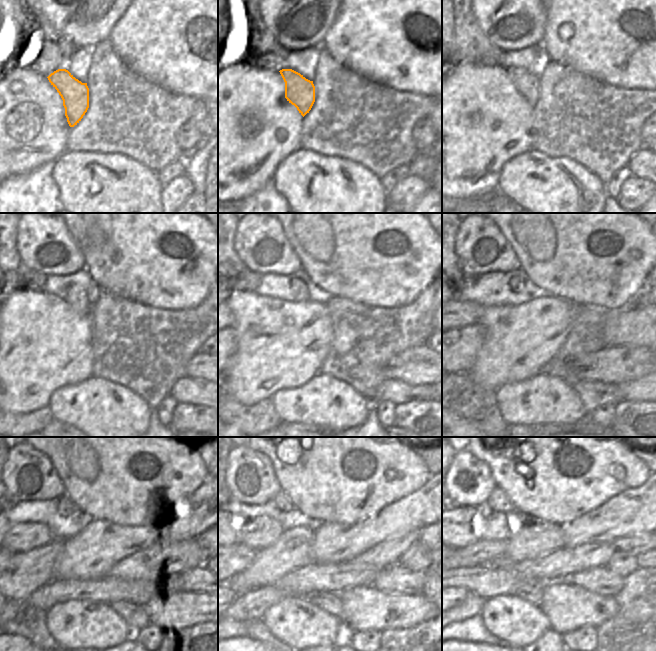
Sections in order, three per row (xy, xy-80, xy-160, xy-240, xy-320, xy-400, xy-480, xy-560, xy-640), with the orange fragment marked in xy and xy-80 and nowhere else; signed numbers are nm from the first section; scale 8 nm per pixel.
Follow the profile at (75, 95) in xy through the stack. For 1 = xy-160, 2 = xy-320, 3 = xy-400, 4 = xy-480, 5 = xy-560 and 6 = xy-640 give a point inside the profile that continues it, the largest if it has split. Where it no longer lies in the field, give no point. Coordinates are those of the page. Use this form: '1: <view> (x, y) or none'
1: xy-160 (527, 84)
2: xy-320 (301, 292)
3: xy-400 (516, 285)
4: xy-480 (65, 506)
5: xy-560 (281, 500)
6: xy-640 (498, 501)

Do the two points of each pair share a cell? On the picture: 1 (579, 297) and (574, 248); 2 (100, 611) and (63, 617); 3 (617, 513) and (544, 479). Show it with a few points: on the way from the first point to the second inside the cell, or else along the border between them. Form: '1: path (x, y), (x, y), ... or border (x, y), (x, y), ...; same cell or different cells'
1: path (579, 285), (579, 260); same cell
2: path (91, 613), (72, 614); same cell
3: border (621, 492), (580, 516); different cells

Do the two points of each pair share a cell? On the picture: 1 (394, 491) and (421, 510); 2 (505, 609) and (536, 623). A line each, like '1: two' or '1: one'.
1: two
2: one

